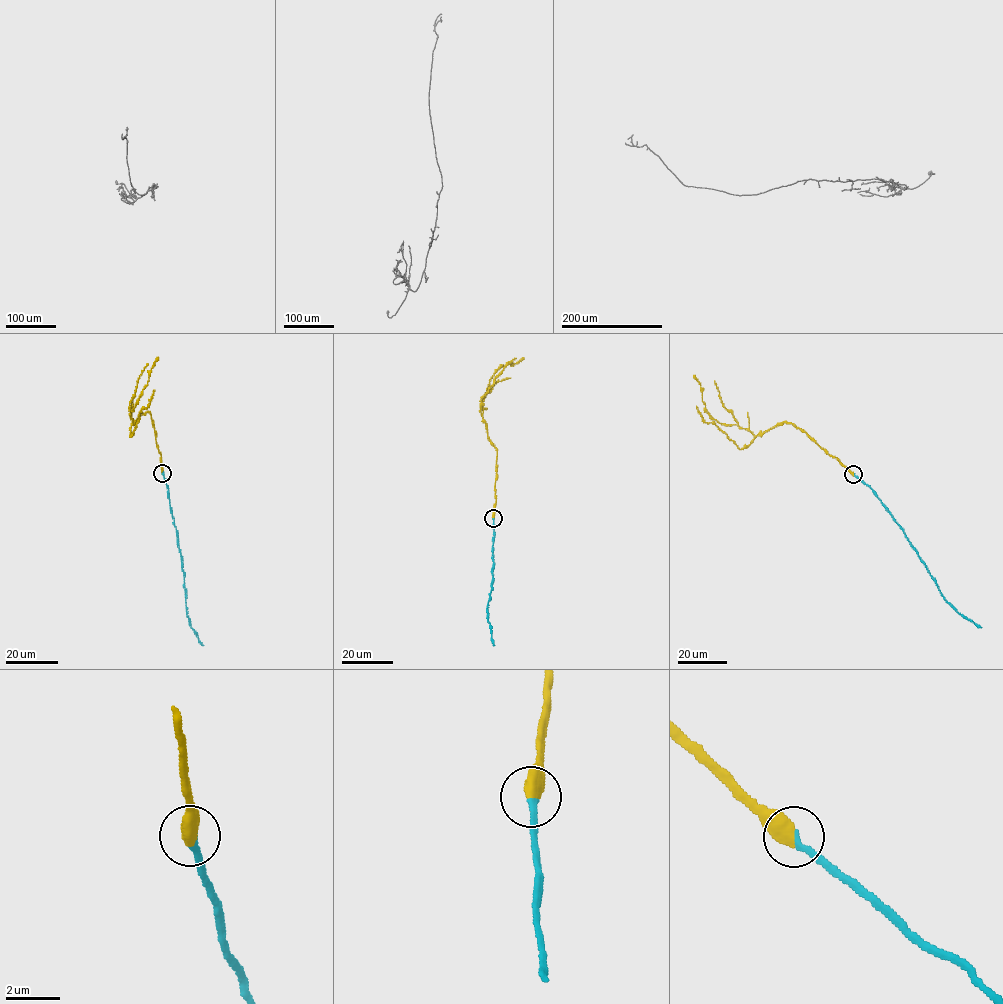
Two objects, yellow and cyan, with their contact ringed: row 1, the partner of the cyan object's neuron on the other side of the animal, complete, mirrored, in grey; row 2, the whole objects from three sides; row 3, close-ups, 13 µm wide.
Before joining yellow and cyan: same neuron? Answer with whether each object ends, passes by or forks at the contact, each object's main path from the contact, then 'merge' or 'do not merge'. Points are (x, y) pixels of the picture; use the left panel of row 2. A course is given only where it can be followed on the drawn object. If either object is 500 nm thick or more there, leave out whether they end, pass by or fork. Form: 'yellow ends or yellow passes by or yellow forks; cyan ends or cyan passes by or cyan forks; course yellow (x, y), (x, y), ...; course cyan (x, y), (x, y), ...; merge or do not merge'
course yellow (162, 472), (150, 414), (142, 413), (132, 423), (129, 415), (147, 384), (157, 357); course cyan (162, 472), (184, 574), (186, 610), (190, 626), (203, 645); merge

